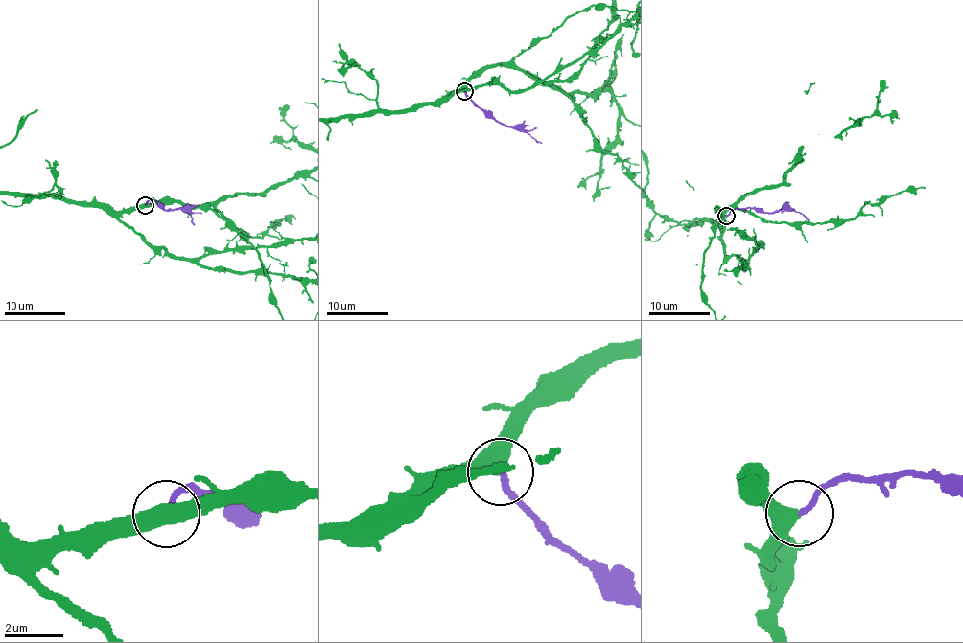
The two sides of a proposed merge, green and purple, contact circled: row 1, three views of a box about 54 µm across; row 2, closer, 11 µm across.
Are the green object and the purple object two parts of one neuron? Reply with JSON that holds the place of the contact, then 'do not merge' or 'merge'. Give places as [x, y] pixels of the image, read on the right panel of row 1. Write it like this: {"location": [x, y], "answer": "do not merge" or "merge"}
{"location": [726, 216], "answer": "merge"}

